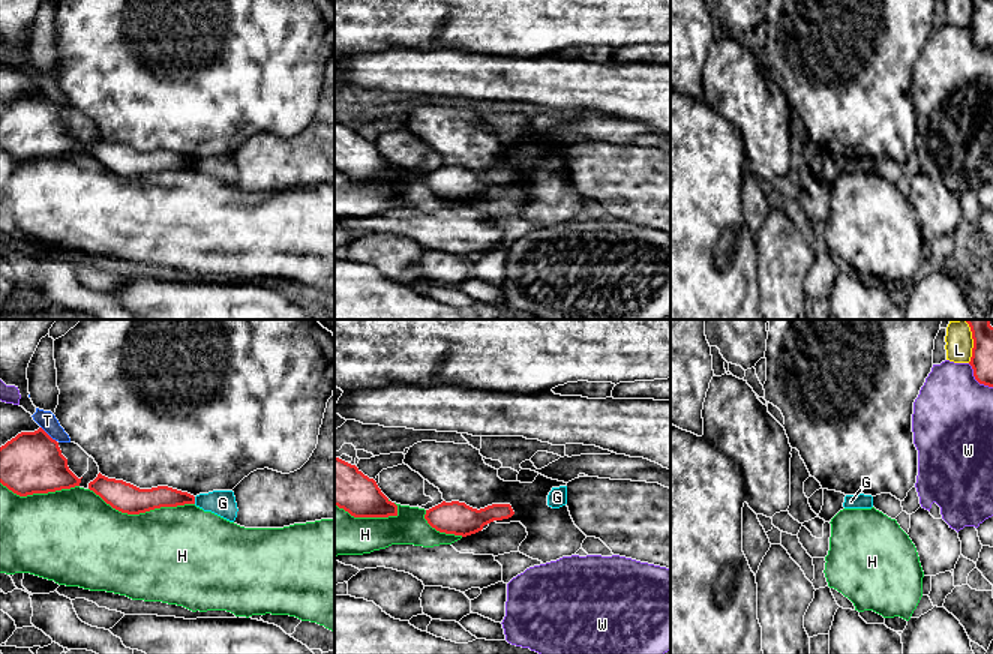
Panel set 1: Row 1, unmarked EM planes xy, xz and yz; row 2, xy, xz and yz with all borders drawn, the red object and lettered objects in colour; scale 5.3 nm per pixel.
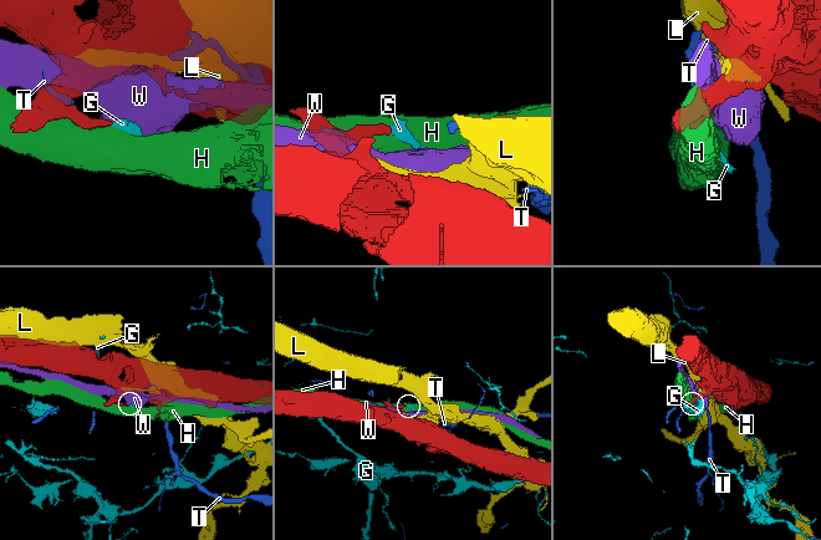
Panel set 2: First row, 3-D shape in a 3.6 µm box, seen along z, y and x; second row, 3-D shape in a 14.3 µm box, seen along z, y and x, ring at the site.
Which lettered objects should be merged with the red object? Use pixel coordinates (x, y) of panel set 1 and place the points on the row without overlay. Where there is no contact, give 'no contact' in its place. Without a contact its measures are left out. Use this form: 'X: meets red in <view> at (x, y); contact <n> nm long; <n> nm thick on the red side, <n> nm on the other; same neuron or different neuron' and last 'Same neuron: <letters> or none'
G: meets red in xy at (194, 164); contact 40 nm long; 120 nm thick on the red side, 140 nm on the other; different neuron
H: meets red in xy at (141, 176); contact 550 nm long; 160 nm thick on the red side, 480 nm on the other; different neuron
L: meets red in yz at (972, 14); contact 150 nm long; 120 nm thick on the red side, 140 nm on the other; different neuron
T: meets red in xy at (47, 98); contact 120 nm long; 340 nm thick on the red side, 100 nm on the other; different neuron
W: meets red in yz at (977, 44); contact 190 nm long; 120 nm thick on the red side, 440 nm on the other; different neuron
Same neuron: none

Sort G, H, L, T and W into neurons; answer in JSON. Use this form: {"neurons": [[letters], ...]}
{"neurons": [["G"], ["H"], ["L"], ["T"], ["W"]]}

